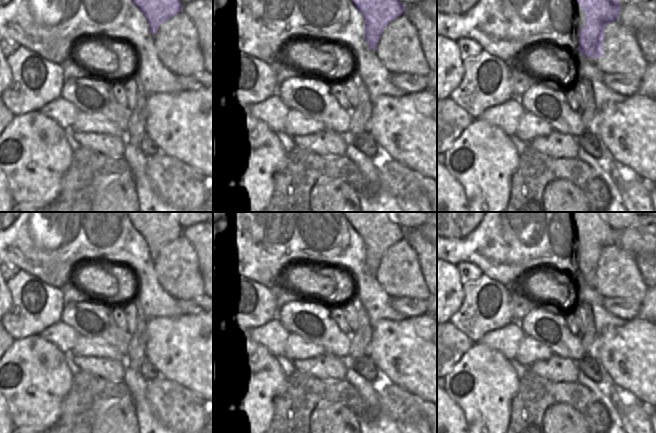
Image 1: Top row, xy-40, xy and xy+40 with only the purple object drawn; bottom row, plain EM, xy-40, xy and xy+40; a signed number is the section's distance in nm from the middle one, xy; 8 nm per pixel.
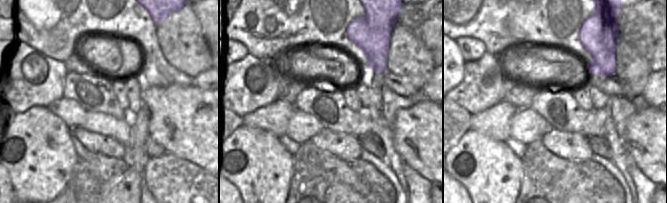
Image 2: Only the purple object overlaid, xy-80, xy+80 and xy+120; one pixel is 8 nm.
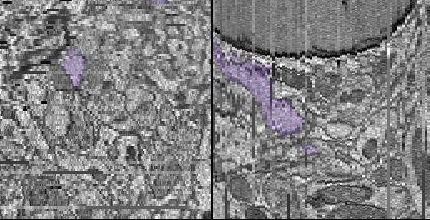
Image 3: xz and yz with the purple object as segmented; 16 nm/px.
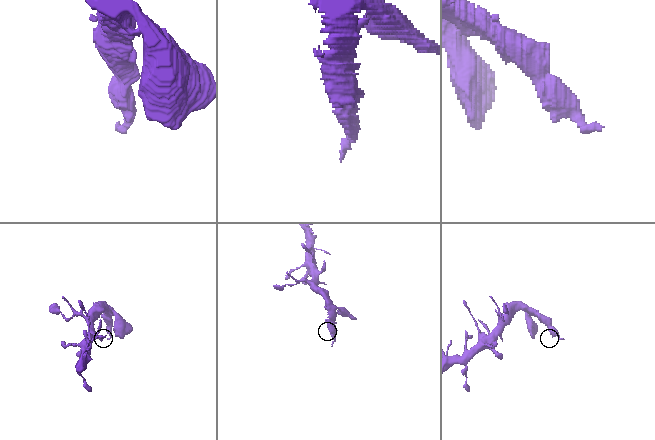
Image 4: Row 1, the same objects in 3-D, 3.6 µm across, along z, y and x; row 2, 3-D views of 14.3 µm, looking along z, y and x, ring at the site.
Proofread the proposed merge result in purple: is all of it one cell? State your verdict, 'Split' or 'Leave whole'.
Split

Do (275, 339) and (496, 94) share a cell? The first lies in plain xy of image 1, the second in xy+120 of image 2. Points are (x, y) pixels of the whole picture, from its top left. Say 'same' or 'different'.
different

